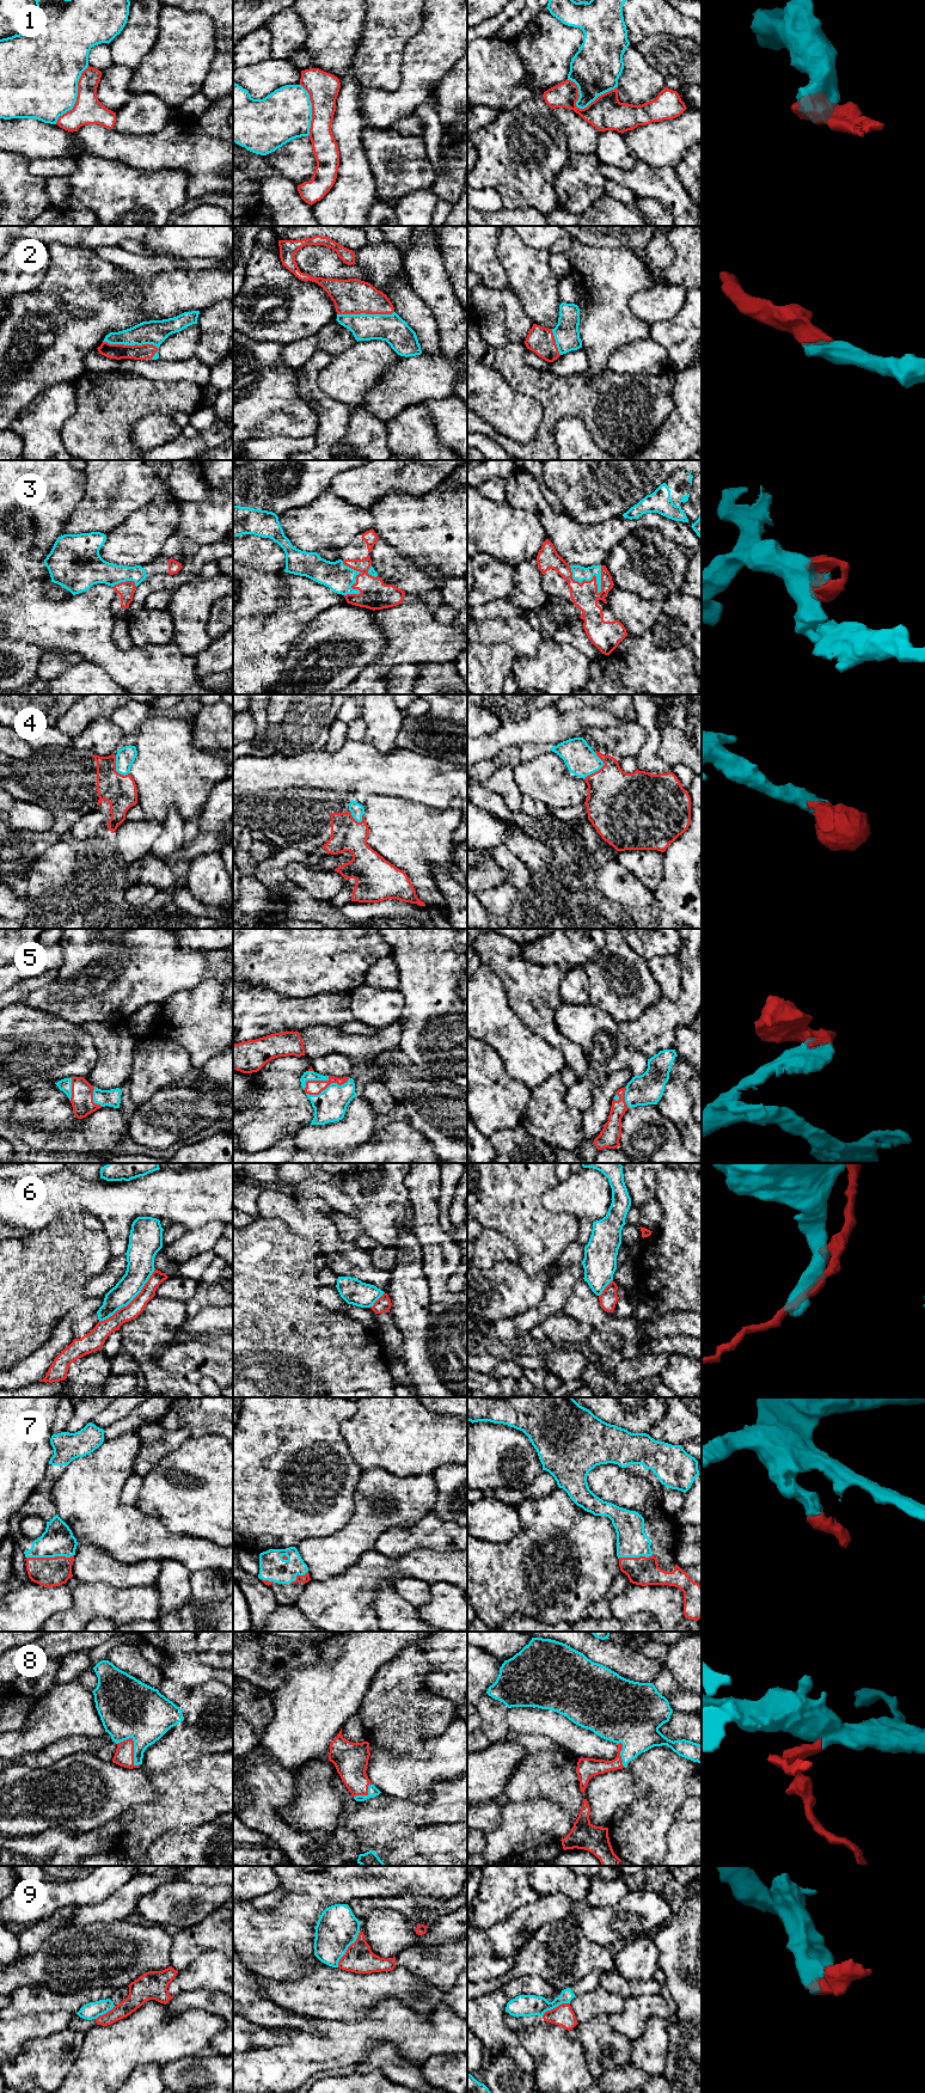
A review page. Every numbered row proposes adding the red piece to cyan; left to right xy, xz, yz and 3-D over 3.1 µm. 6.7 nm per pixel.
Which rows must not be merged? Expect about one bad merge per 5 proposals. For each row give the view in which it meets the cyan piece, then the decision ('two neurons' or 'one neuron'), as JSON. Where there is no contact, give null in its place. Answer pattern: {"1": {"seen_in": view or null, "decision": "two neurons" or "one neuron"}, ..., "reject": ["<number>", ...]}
{"1": {"seen_in": "yz", "decision": "two neurons"}, "2": {"seen_in": "xz", "decision": "one neuron"}, "3": {"seen_in": "yz", "decision": "one neuron"}, "4": {"seen_in": "yz", "decision": "one neuron"}, "5": {"seen_in": "xz", "decision": "one neuron"}, "6": {"seen_in": "xy", "decision": "two neurons"}, "7": {"seen_in": "xy", "decision": "one neuron"}, "8": {"seen_in": "xy", "decision": "one neuron"}, "9": {"seen_in": "xz", "decision": "two neurons"}, "reject": ["1", "6", "9"]}

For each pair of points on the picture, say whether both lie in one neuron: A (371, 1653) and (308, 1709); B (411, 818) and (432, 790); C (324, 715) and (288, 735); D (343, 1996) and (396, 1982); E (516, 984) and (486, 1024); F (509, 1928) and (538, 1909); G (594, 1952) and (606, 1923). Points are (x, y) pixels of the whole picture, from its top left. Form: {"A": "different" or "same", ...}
{"A": "same", "B": "different", "C": "same", "D": "same", "E": "different", "F": "same", "G": "different"}

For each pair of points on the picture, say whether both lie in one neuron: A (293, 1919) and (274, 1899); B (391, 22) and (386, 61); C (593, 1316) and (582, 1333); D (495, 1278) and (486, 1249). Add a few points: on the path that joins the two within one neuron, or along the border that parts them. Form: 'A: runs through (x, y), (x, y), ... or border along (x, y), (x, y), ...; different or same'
A: border along (283, 1891), (269, 1909), (250, 1901); different
B: runs through (386, 31), (386, 51); same
C: border along (563, 1311), (586, 1322), (590, 1327), (588, 1340); different
D: border along (518, 1261), (496, 1261), (479, 1271); different

